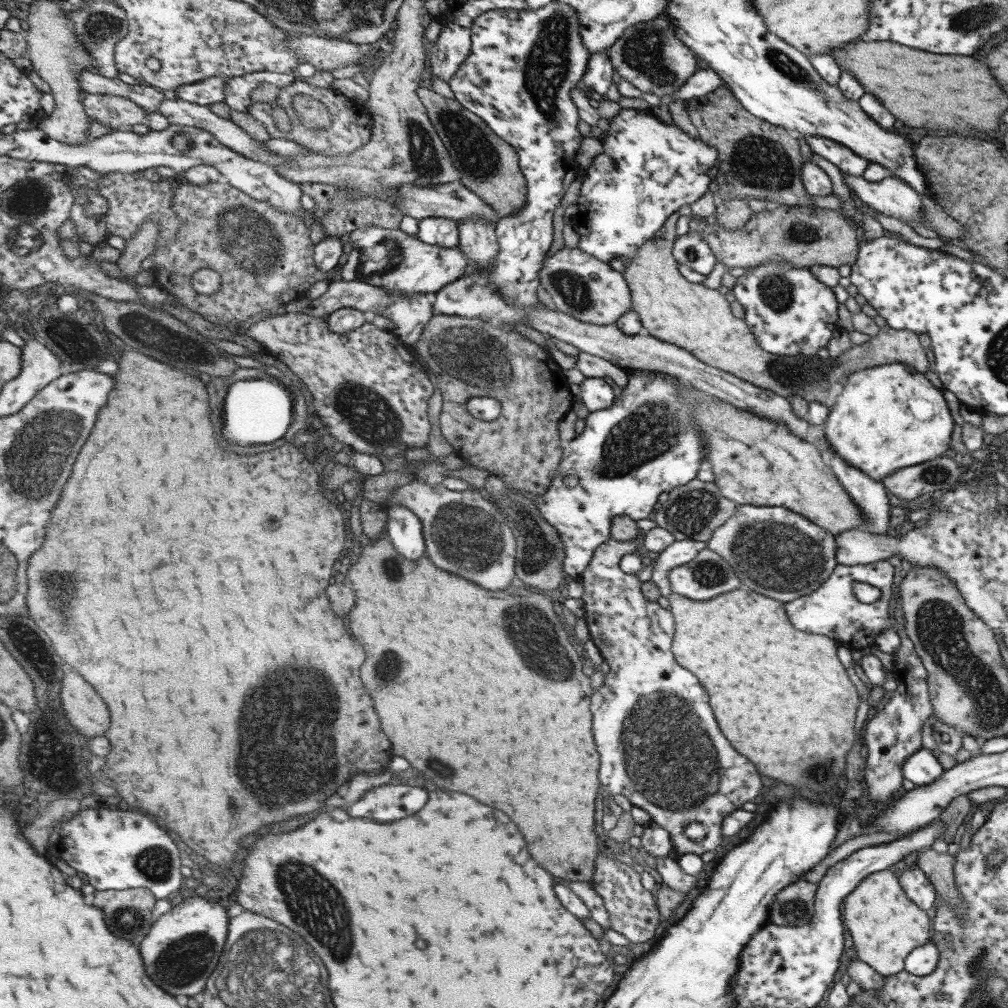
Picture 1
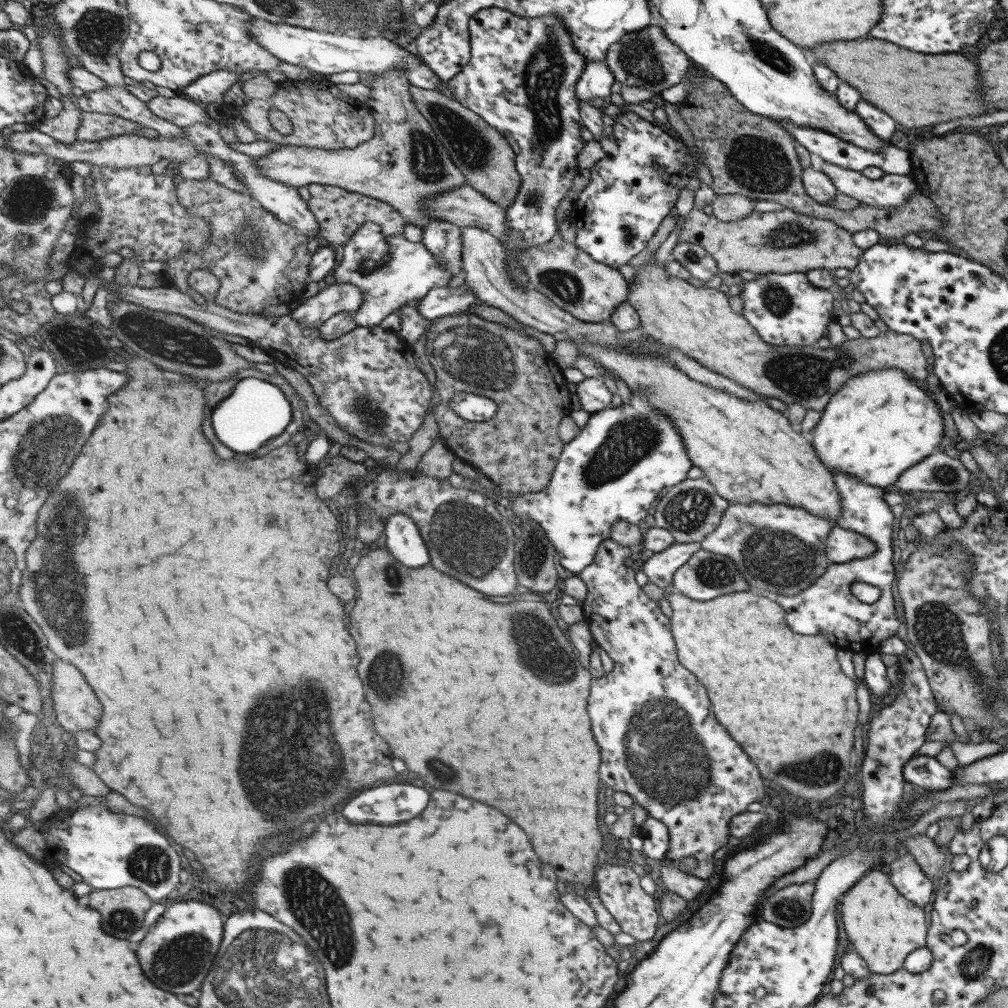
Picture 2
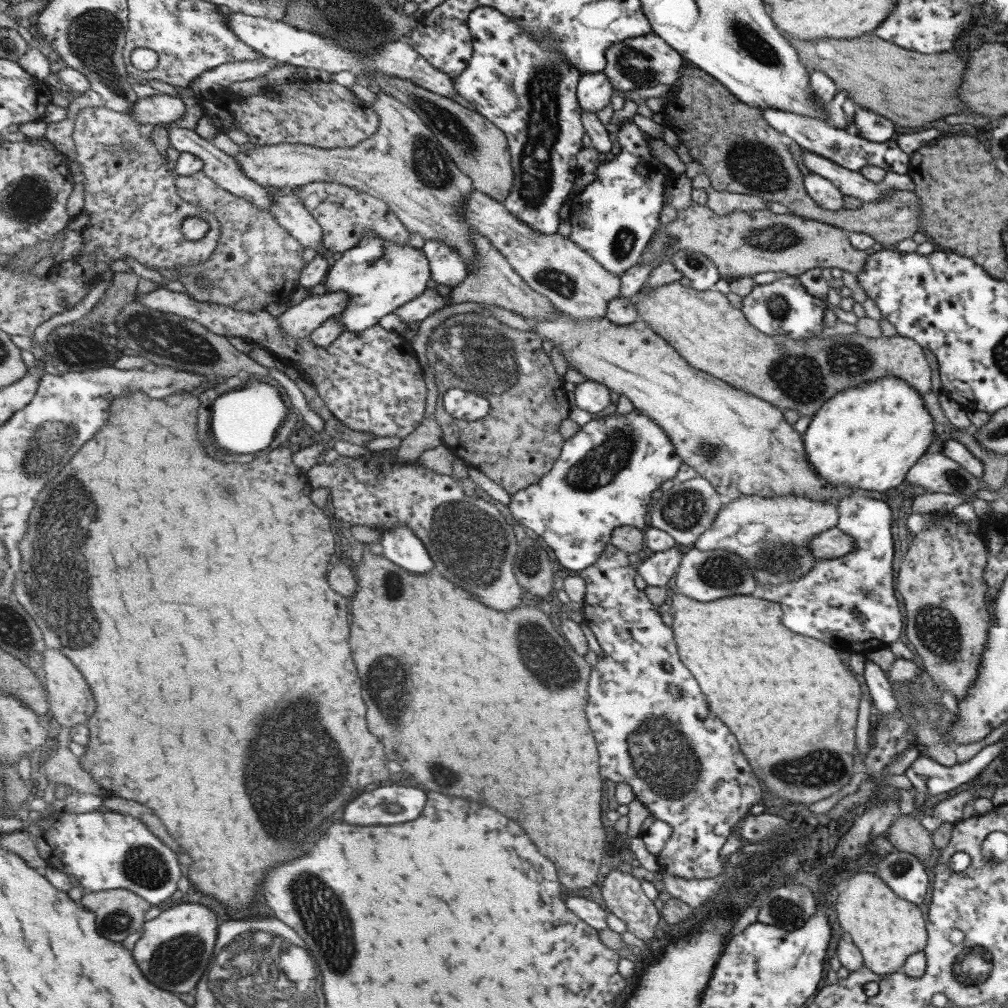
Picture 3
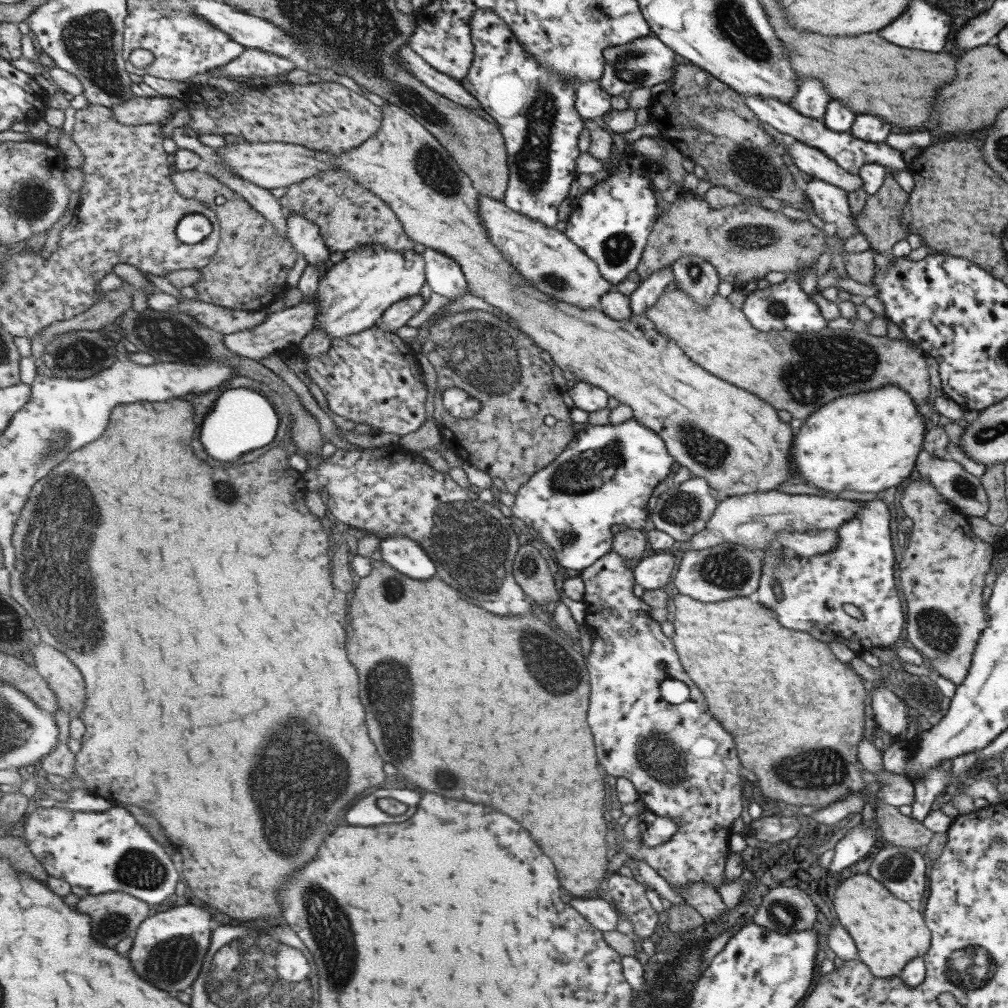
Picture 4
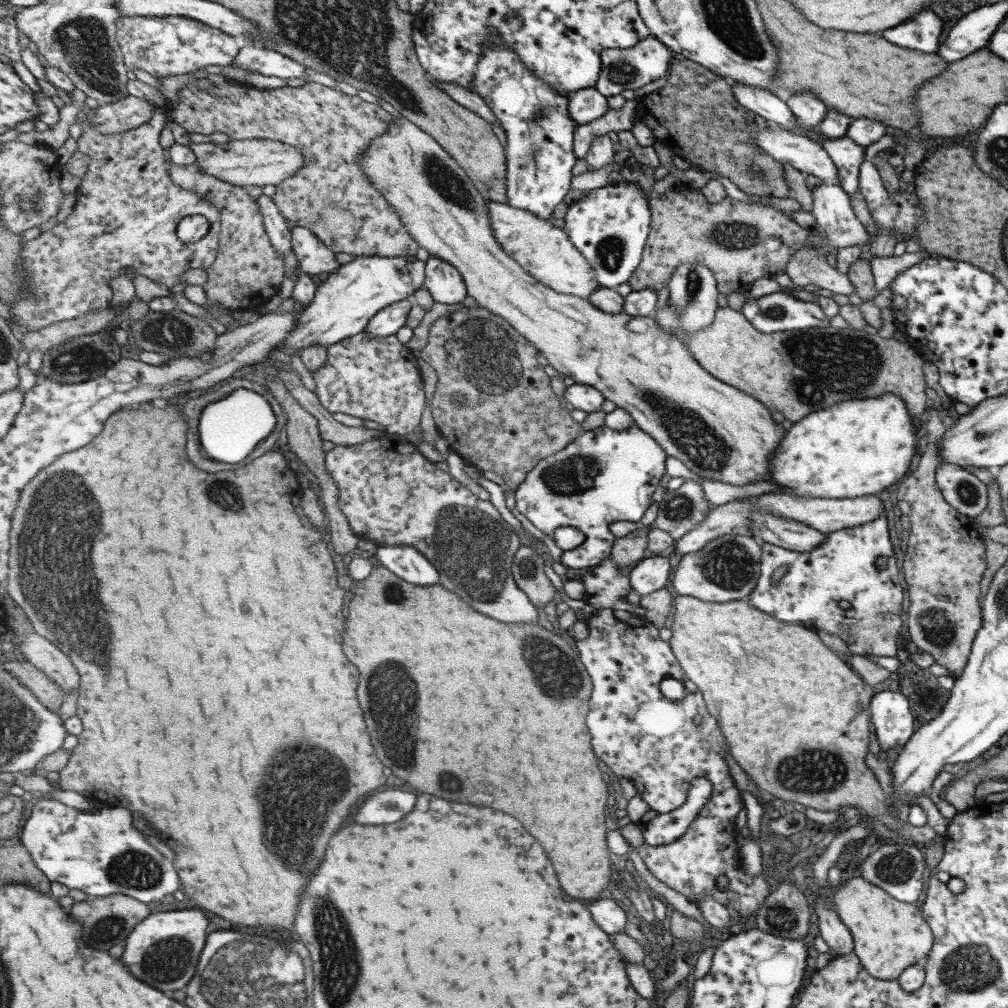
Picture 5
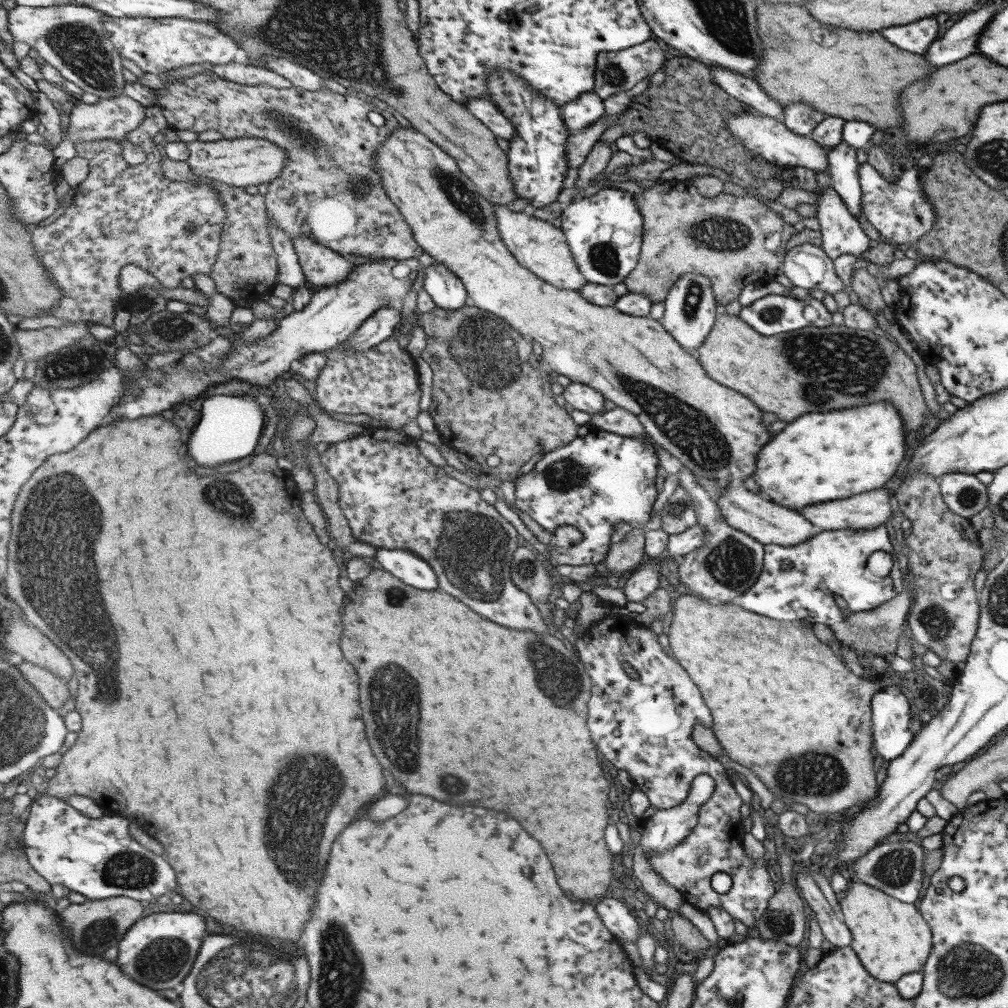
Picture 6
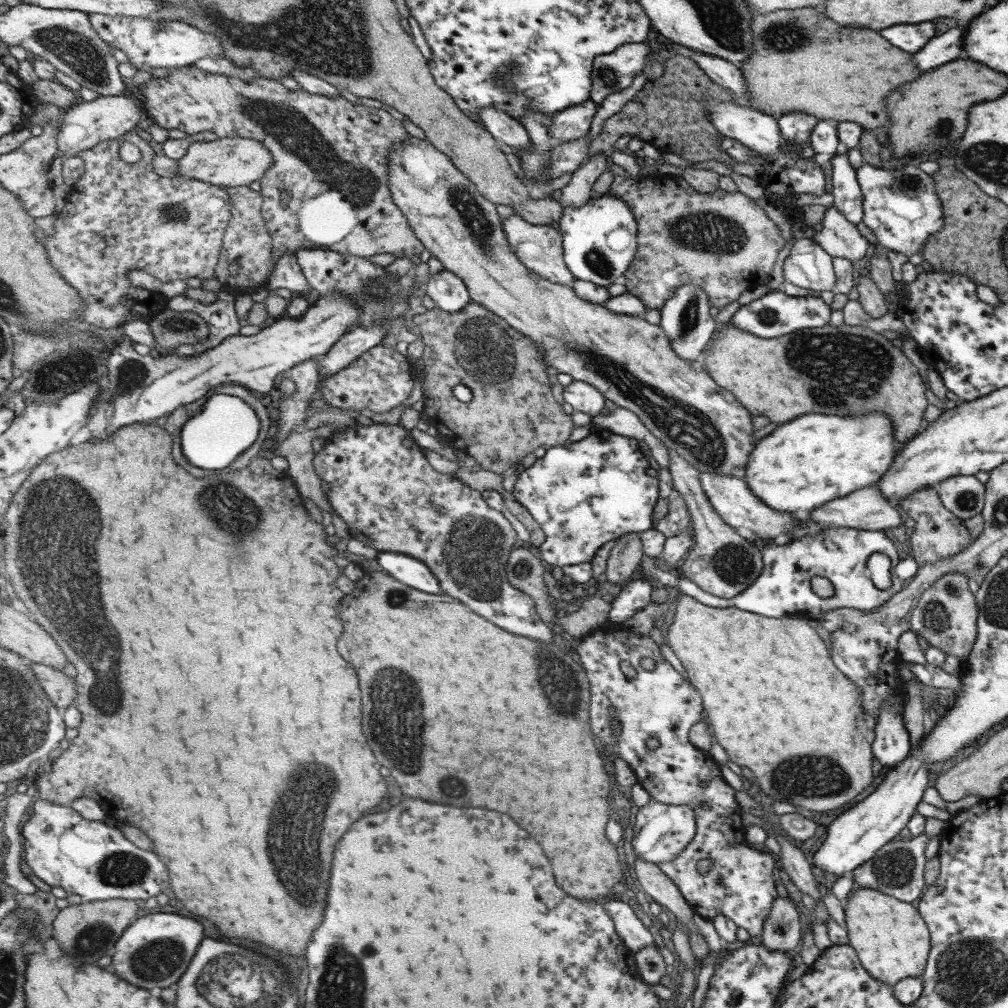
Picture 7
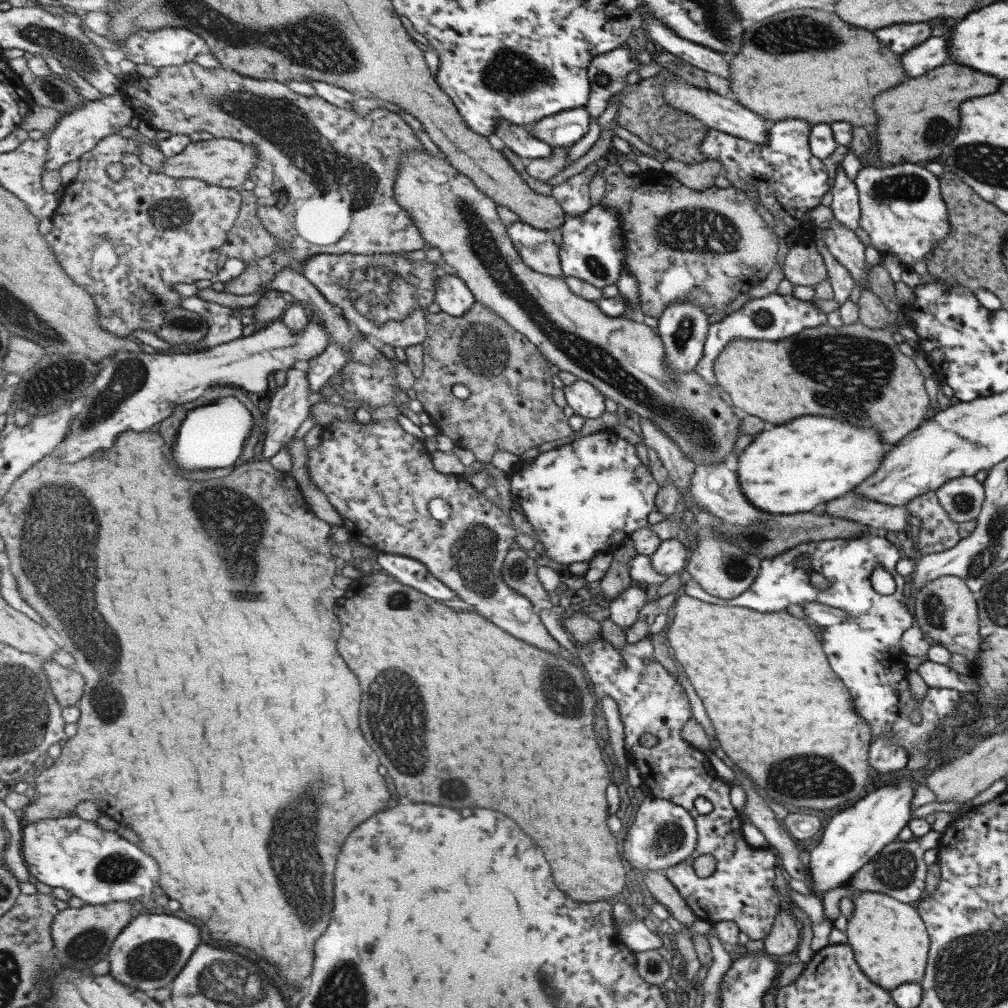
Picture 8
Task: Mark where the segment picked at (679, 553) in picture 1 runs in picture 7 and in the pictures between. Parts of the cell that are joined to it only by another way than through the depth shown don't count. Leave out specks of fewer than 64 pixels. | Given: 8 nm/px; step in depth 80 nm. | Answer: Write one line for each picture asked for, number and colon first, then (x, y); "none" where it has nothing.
2: (659, 569)
3: (656, 570)
4: (653, 572)
5: (651, 573)
6: (645, 578)
7: (636, 594)

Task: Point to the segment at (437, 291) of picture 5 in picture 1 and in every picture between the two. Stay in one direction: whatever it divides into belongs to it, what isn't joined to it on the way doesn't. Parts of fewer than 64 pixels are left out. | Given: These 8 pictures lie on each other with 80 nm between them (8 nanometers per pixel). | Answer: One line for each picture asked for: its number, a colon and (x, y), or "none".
1: (445, 232)
2: (445, 239)
3: (449, 267)
4: (444, 274)

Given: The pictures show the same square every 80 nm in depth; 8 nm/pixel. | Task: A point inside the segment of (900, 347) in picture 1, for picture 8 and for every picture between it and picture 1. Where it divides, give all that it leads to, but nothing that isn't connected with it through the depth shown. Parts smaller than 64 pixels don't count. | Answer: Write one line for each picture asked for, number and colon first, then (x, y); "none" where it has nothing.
2: (698, 321)
3: (711, 335)
4: (788, 371)
5: (785, 370)
6: (783, 374)
7: (844, 370)
8: (817, 371)

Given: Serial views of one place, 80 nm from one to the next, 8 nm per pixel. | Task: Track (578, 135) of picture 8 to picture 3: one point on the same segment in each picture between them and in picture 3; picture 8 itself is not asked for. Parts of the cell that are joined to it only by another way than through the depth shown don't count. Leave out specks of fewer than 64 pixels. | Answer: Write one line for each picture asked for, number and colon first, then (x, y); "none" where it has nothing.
3: (595, 92)
4: (592, 102)
5: (587, 105)
6: (580, 114)
7: (575, 122)

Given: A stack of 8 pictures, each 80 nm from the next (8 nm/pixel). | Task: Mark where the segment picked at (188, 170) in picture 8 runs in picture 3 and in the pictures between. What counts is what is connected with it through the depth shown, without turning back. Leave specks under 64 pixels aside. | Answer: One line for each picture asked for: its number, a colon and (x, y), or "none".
3: (741, 445)
4: (734, 440)
5: (251, 162)
6: (241, 162)
7: (228, 162)

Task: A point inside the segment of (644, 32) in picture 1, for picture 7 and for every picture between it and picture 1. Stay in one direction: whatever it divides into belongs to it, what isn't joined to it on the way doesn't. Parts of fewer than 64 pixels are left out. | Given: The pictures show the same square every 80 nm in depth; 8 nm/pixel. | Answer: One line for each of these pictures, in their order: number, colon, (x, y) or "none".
2: (647, 59)
3: (640, 62)
4: (645, 62)
5: (623, 69)
6: (619, 71)
7: (613, 72)

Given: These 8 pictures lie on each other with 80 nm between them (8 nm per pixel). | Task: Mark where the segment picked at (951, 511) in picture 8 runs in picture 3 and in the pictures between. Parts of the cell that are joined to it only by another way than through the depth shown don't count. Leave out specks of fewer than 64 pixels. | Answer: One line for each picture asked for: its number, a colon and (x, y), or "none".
3: (934, 472)
4: (963, 490)
5: (960, 488)
6: (964, 494)
7: (963, 496)

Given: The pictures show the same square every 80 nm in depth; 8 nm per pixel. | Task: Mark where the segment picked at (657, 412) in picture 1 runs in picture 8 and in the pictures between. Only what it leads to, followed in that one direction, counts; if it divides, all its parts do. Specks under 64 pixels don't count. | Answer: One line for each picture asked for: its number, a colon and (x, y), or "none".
2: (612, 471)
3: (603, 479)
4: (604, 477)
5: (605, 475)
6: (602, 478)
7: (583, 494)
8: (582, 498)

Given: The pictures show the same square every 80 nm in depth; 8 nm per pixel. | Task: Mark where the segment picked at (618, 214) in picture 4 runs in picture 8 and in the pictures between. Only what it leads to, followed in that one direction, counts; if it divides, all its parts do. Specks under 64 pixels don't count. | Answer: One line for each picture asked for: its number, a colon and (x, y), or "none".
5: (609, 225)
6: (605, 231)
7: (600, 243)
8: (593, 247)

